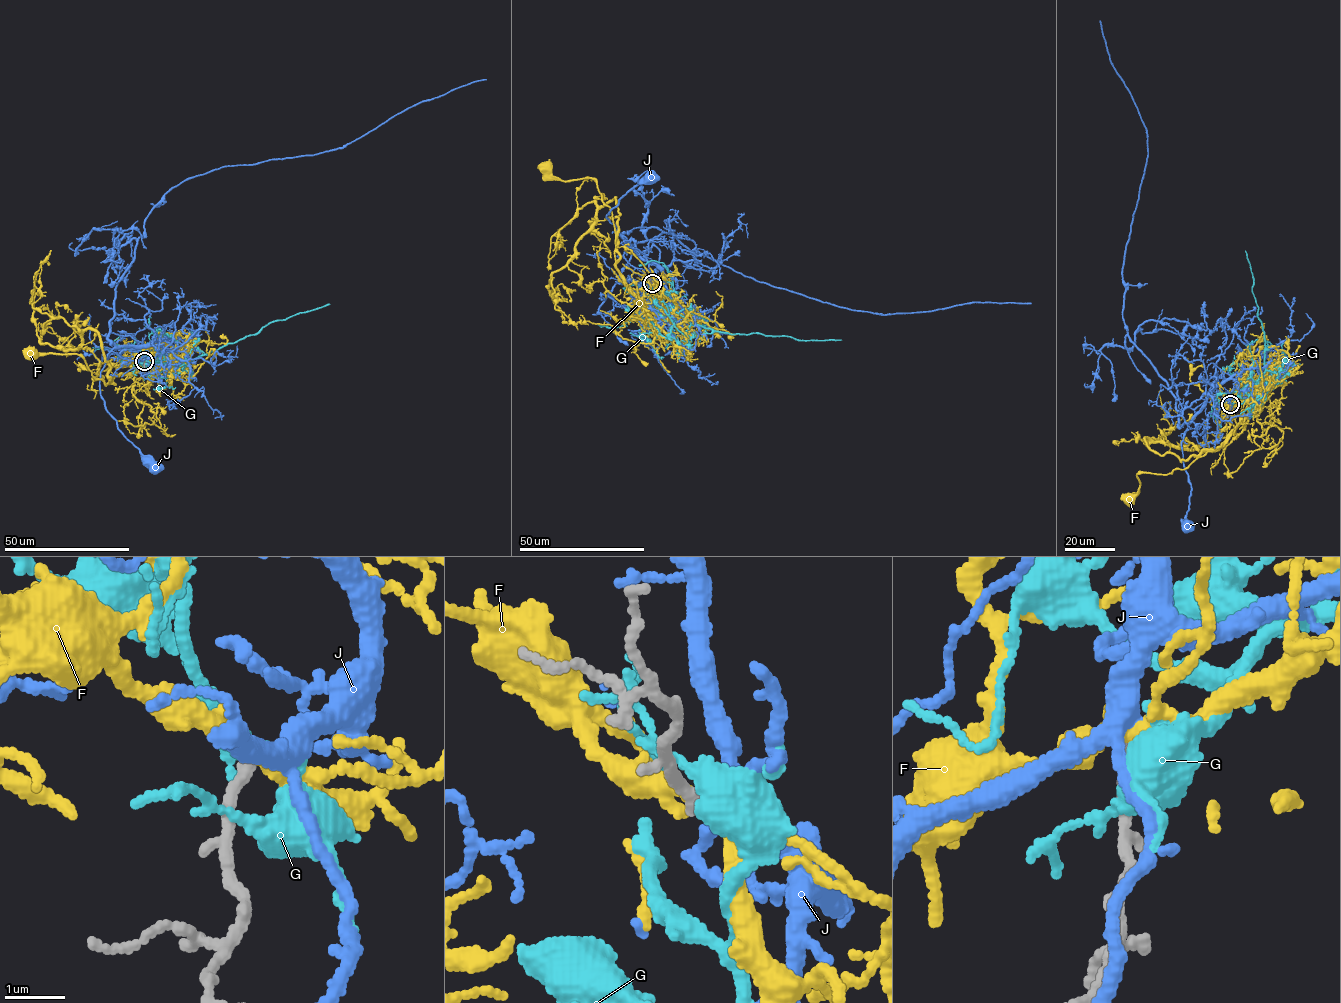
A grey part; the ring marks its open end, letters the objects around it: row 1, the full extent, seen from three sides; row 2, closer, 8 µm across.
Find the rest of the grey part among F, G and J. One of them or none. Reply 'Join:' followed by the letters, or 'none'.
Join: none

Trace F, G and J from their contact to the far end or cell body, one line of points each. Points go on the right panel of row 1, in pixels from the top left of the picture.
F: (1229, 404), (1252, 387), (1258, 390), (1222, 447), (1183, 469), (1139, 473), (1139, 489), (1131, 497)
G: (1229, 406), (1236, 399), (1245, 398), (1252, 403), (1261, 398), (1278, 375), (1265, 366), (1264, 332), (1245, 250)
J: (1229, 404), (1212, 412), (1204, 423), (1187, 430), (1183, 437), (1183, 467), (1191, 489), (1186, 525)

